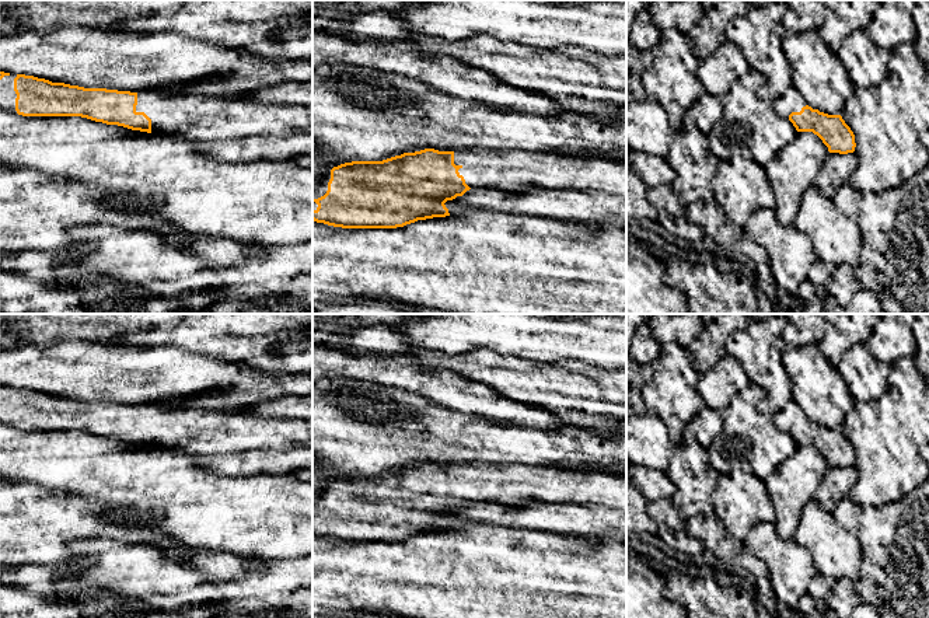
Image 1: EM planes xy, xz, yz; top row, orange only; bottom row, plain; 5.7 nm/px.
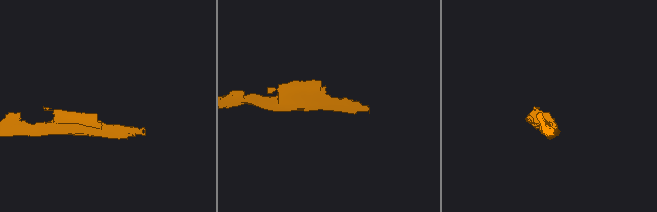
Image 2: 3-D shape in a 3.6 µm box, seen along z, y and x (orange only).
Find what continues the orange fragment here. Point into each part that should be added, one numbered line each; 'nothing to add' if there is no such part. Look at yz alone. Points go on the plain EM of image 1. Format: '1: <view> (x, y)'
1: yz (790, 415)

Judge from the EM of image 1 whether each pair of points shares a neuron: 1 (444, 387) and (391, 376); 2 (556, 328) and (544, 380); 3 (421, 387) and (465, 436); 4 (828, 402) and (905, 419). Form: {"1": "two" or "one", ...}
{"1": "one", "2": "two", "3": "two", "4": "two"}

